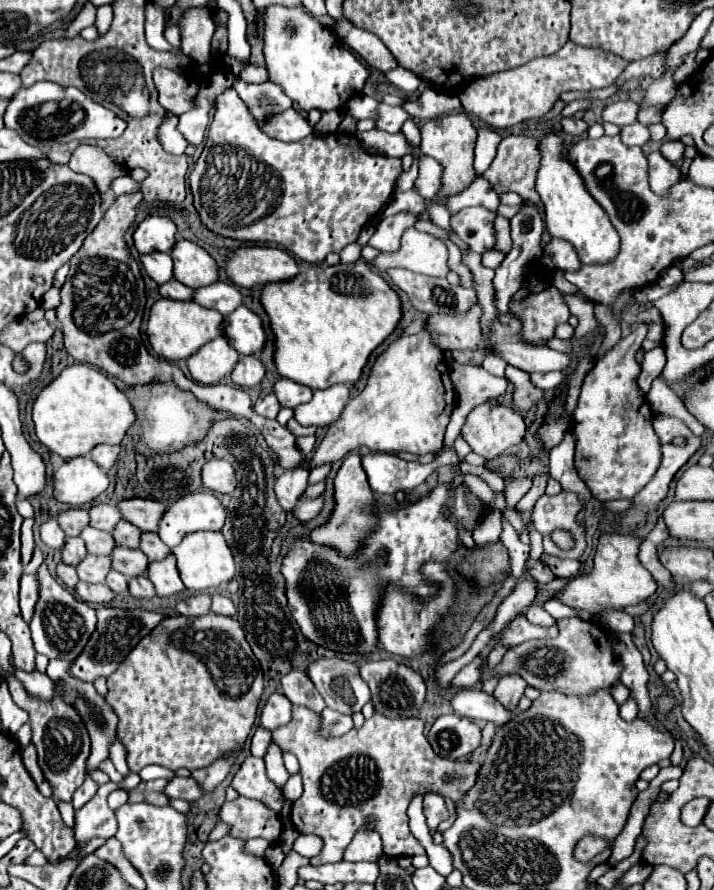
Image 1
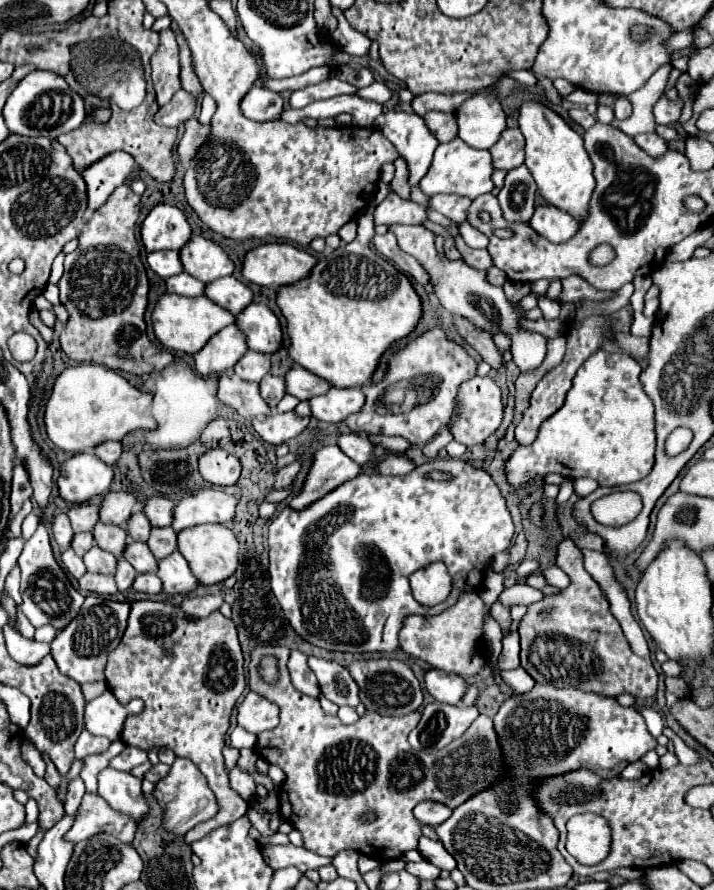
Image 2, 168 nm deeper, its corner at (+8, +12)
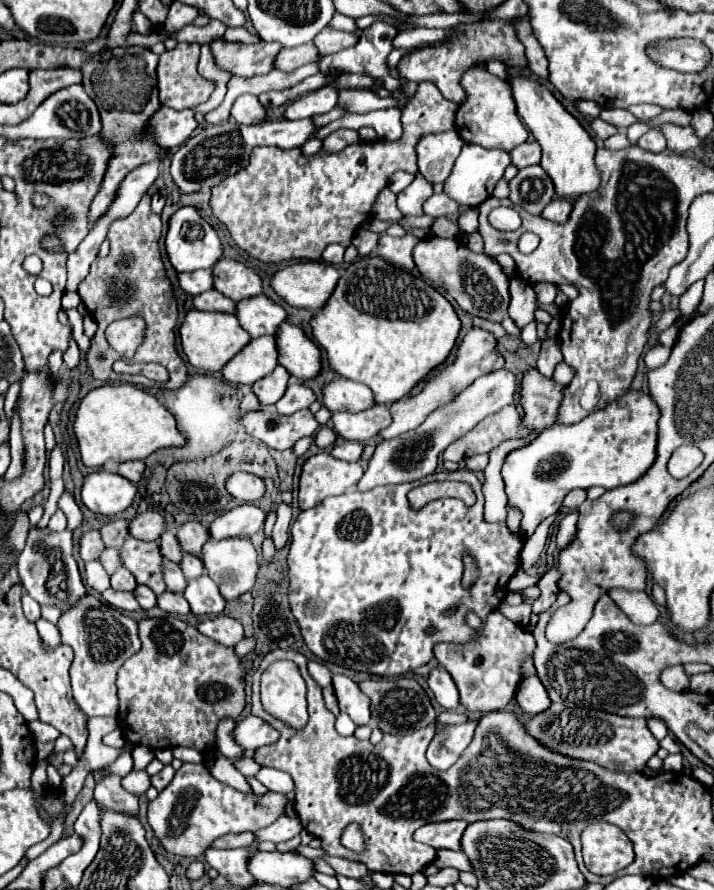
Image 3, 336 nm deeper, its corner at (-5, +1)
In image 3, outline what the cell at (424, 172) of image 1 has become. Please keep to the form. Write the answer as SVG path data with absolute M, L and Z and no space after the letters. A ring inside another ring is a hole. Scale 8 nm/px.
M465 143L459 159L455 161L453 173L443 183L443 191L463 207L479 207L485 199L489 199L493 195L493 189L501 181L509 163L511 163L511 159L509 159L509 153L505 153L505 151L487 151L483 147Z

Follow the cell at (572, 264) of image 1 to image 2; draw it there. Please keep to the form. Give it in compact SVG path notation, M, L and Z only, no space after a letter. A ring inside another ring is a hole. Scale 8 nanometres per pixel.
M538 204L530 226L548 238L554 244L570 240L578 232L578 222L572 216L566 216L566 212L558 212L558 208L550 208L550 204Z

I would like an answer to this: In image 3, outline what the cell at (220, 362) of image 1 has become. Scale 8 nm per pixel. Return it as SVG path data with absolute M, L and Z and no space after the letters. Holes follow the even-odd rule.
M265 335L251 339L223 369L225 381L235 385L253 385L257 379L269 375L277 365L275 339Z

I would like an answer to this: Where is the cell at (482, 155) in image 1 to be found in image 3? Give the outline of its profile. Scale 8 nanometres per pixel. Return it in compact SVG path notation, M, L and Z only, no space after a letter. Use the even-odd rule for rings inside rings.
M473 67L471 71L463 73L461 83L467 91L467 101L459 105L455 127L465 143L475 143L485 149L501 149L509 153L511 149L527 141L529 131L517 115L513 91L507 81L491 75L485 67Z

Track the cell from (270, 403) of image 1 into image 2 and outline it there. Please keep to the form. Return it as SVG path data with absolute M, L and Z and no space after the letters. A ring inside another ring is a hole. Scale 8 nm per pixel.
M266 376L262 382L260 382L260 394L262 398L266 400L266 404L270 408L276 408L278 402L286 396L286 382L284 378L278 378L278 376Z

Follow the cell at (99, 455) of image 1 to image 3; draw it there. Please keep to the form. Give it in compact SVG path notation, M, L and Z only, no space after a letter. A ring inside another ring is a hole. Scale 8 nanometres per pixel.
M125 461L125 463L119 463L119 475L123 475L125 479L129 479L133 483L137 483L141 479L143 469L145 469L143 461Z

